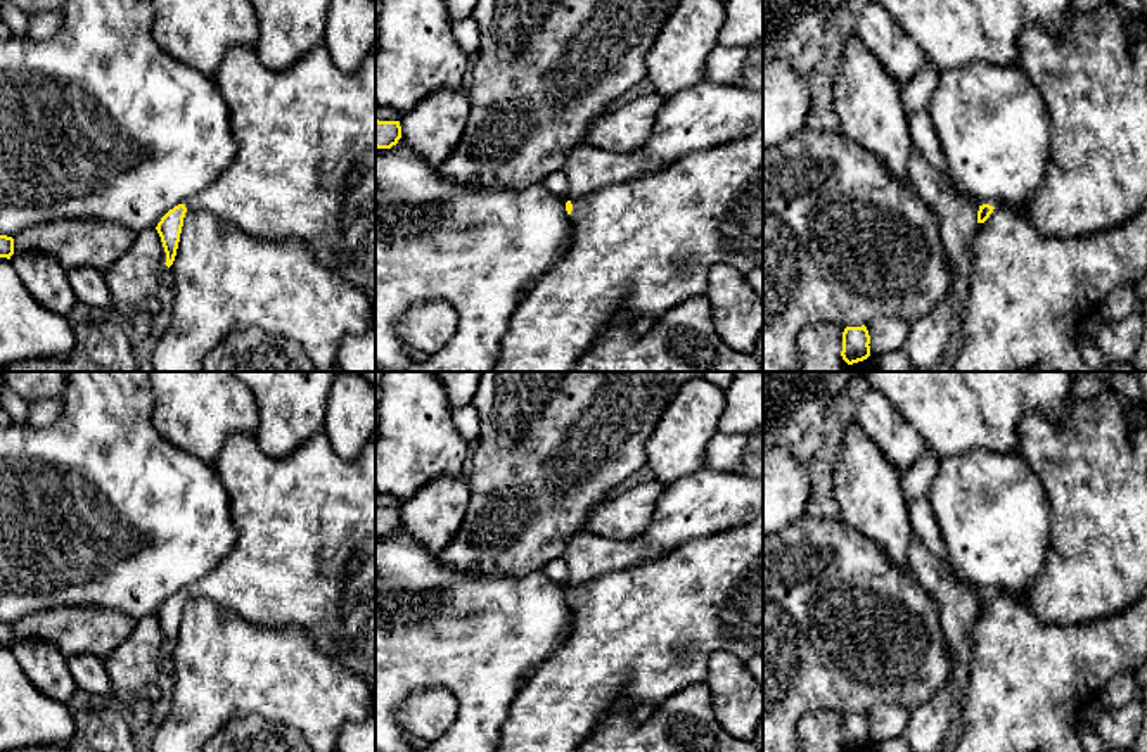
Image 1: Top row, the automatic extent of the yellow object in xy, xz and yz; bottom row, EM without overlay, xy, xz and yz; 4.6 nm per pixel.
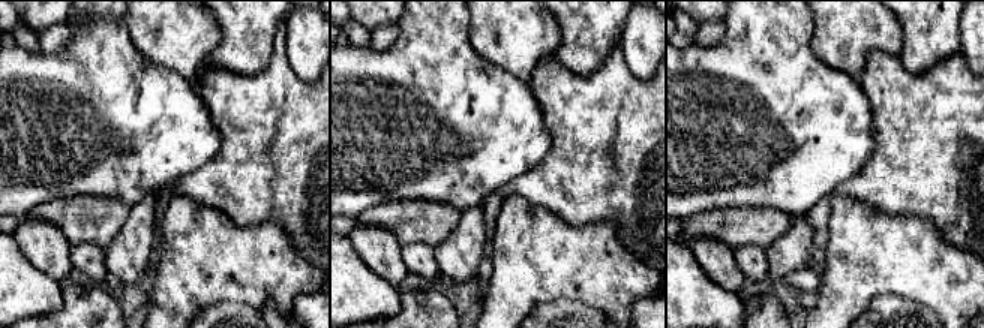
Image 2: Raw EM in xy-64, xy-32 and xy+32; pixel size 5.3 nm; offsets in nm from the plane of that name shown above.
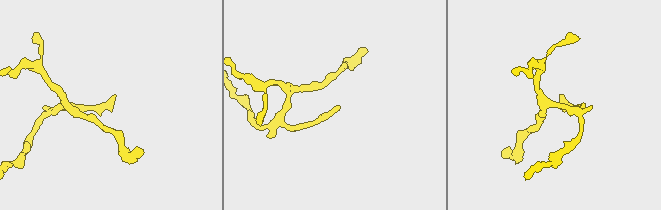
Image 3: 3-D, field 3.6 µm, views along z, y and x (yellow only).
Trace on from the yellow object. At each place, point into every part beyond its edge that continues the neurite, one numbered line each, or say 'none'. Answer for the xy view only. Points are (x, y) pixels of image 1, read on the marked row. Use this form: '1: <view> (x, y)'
1: xy (305, 168)

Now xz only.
1: xz (640, 248)

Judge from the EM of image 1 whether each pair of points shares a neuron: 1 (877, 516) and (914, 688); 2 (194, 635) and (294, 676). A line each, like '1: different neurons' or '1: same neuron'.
1: different neurons
2: same neuron

